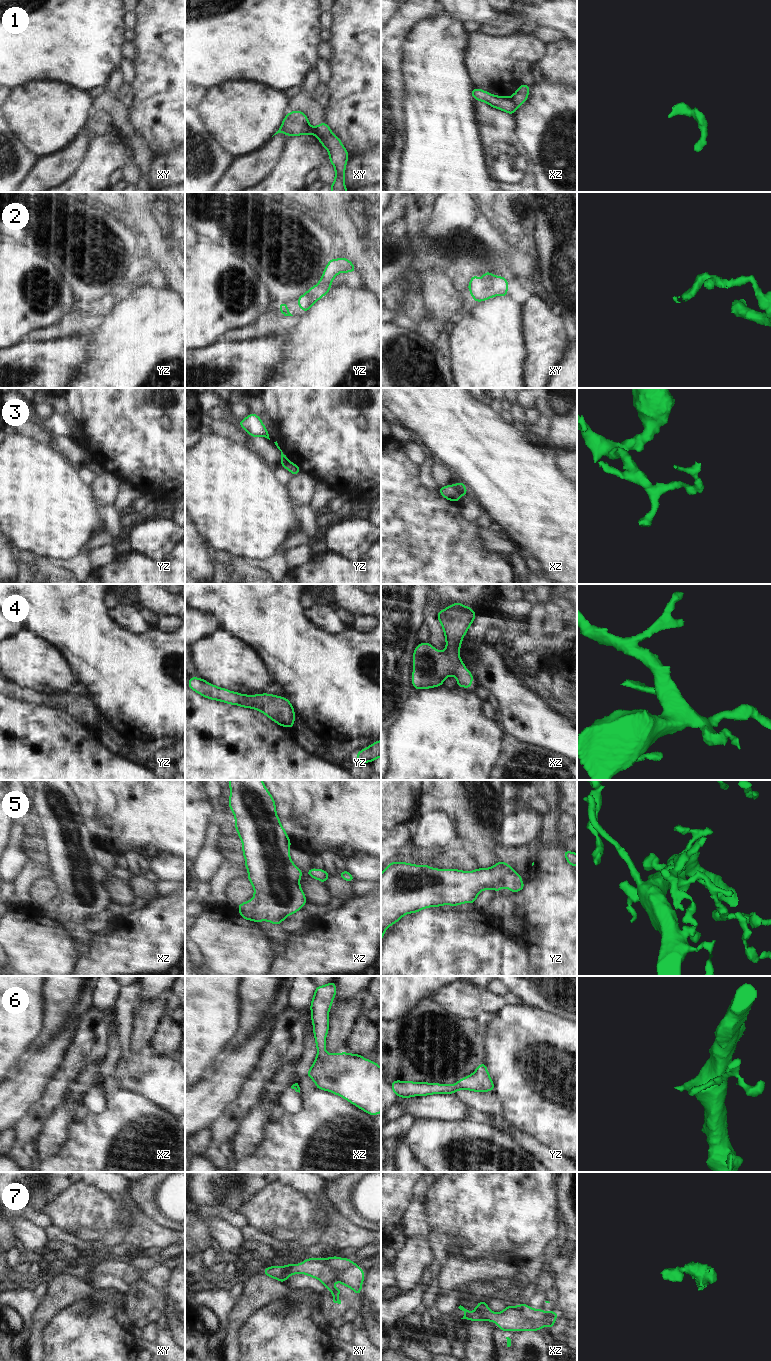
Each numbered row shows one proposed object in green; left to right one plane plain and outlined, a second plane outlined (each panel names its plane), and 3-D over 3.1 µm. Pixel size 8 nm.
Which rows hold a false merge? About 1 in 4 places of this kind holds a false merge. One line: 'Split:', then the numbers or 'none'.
Split: 1, 3

